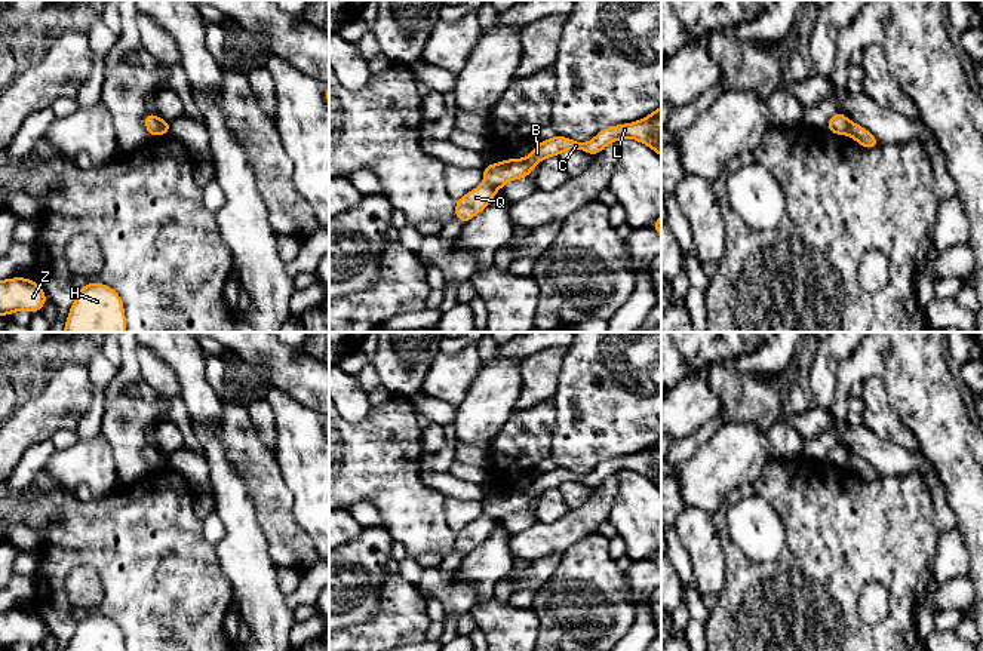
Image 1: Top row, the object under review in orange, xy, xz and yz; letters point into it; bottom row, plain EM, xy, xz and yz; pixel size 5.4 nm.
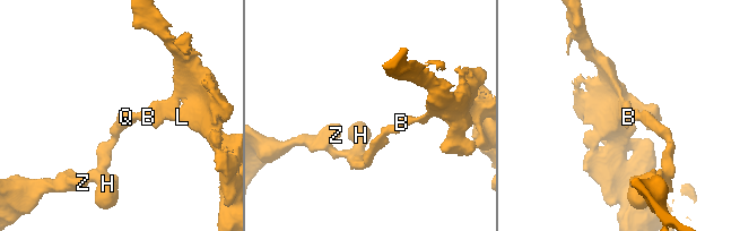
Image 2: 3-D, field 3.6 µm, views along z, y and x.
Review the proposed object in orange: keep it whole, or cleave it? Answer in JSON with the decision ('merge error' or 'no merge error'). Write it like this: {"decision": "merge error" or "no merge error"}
{"decision": "merge error"}

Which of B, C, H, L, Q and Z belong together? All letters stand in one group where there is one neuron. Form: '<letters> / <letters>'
B C L / H Q Z

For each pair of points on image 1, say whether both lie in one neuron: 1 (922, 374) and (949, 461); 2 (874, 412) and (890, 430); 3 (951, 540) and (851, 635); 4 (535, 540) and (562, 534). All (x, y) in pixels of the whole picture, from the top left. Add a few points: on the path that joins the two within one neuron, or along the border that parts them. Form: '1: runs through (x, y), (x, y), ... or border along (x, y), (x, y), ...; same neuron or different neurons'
1: runs through (925, 396), (948, 439); same neuron
2: runs through (878, 417), (887, 426); same neuron
3: border along (942, 531), (936, 555), (930, 564); different neurons
4: runs through (541, 539), (556, 537); same neuron

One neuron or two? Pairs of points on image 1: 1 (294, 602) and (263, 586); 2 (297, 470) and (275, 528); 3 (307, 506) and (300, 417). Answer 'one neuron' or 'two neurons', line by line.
1: two neurons
2: two neurons
3: one neuron

